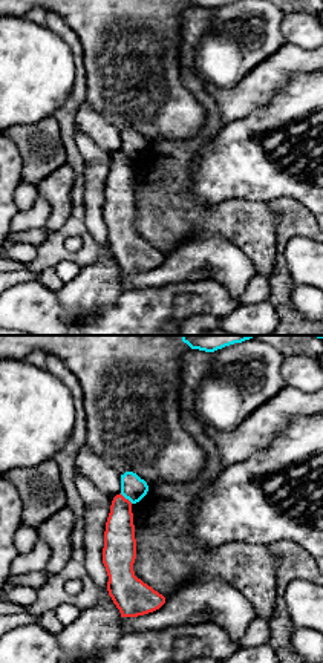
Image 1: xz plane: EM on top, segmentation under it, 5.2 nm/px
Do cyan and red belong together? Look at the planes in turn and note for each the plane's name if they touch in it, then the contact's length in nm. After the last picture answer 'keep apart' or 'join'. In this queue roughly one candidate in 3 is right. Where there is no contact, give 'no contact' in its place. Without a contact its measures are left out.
xz | 90 nm

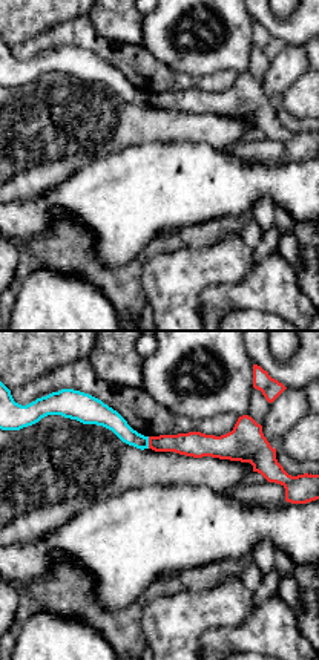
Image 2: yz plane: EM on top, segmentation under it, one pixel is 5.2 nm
yz | 60 nm

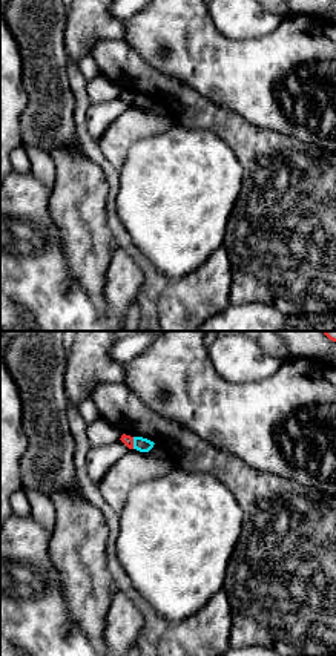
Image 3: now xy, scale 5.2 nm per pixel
xy | 60 nm

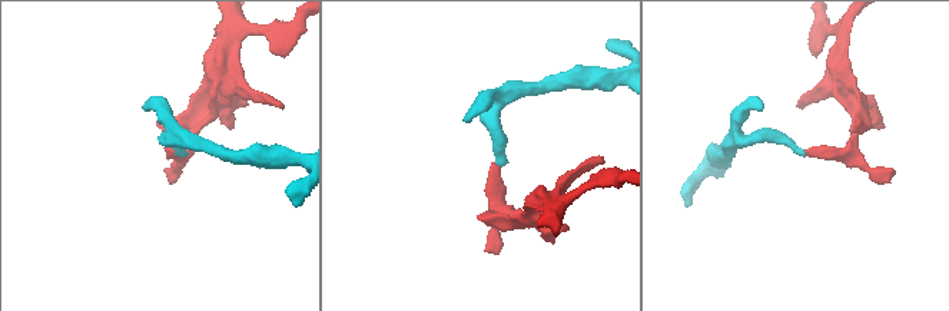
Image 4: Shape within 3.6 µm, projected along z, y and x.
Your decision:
keep apart

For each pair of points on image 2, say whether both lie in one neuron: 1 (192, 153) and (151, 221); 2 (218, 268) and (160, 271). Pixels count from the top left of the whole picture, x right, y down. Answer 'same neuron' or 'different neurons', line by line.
1: same neuron
2: same neuron

